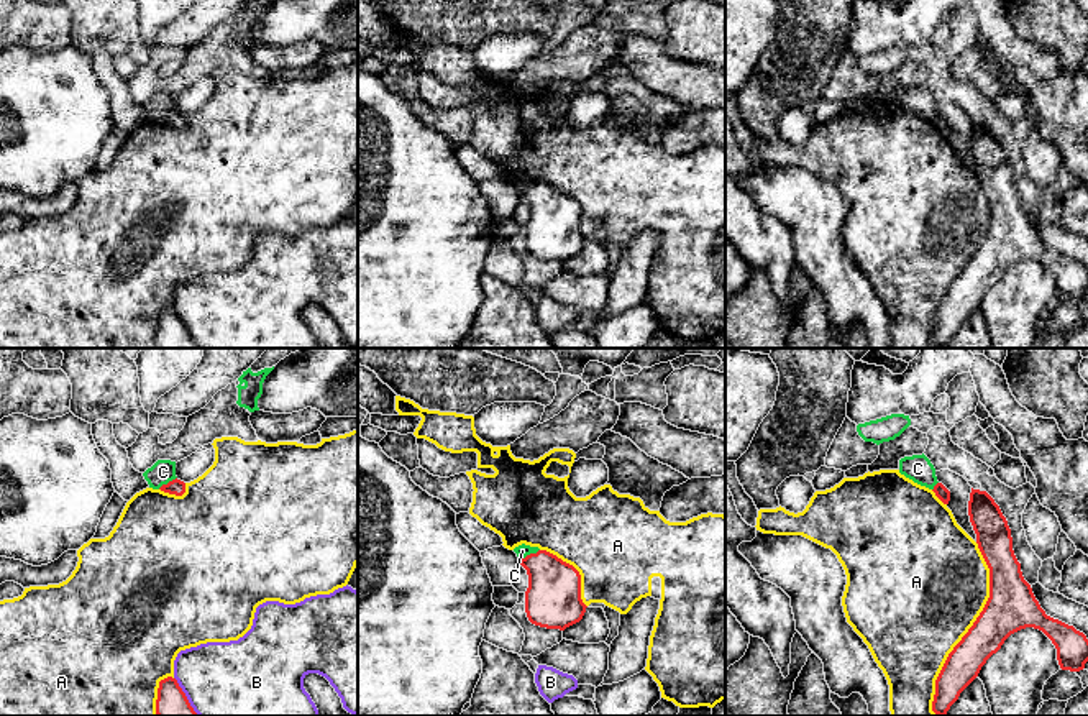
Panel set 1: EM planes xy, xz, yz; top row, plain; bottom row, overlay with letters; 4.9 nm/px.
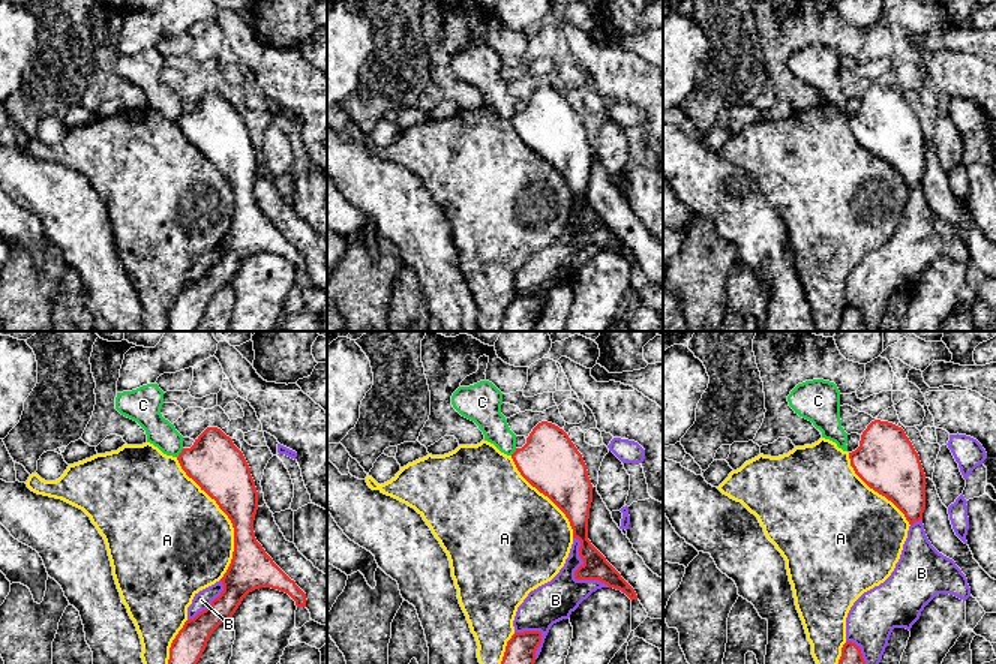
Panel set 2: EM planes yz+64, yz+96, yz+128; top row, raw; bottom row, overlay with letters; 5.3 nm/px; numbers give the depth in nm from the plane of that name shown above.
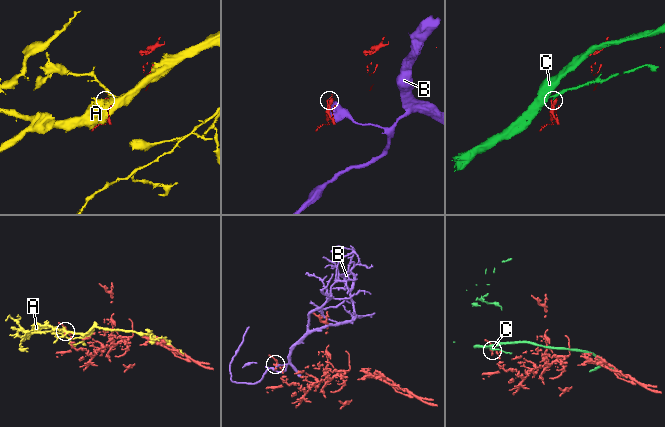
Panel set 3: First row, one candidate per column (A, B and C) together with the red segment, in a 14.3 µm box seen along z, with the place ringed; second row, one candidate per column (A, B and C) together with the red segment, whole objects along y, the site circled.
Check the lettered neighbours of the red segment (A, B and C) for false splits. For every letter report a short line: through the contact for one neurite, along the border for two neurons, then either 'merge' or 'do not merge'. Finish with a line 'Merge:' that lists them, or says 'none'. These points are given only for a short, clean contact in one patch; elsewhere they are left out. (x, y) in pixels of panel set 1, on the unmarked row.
A: do not merge
B: do not merge
C: line xz (539, 181), (521, 191); do not merge
Merge: none

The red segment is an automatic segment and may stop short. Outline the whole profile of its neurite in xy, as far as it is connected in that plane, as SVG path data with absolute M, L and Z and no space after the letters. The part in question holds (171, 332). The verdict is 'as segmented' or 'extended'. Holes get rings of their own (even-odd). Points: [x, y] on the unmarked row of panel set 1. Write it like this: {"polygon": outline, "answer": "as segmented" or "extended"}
{"polygon": "M167 309L159 314L156 347L158 348L199 348L190 338L177 312L172 309Z", "answer": "as segmented"}

